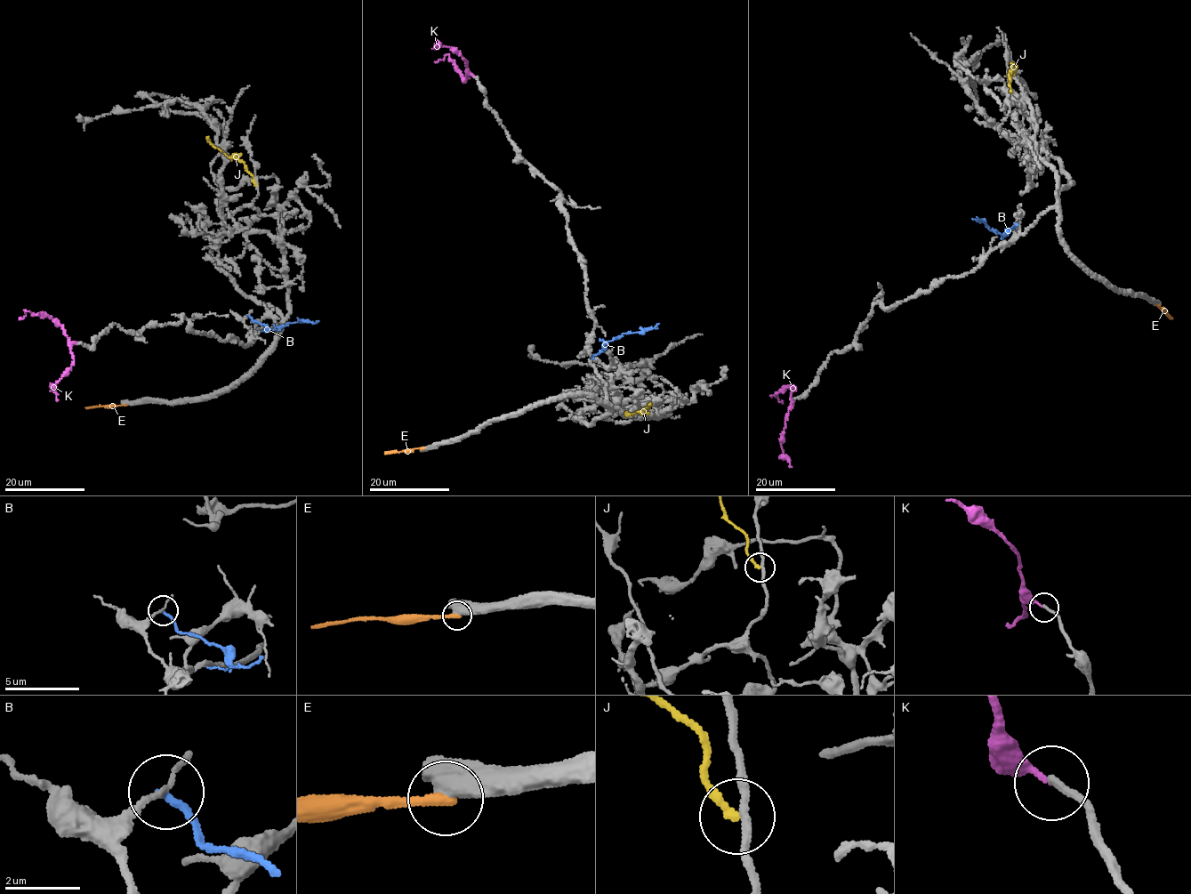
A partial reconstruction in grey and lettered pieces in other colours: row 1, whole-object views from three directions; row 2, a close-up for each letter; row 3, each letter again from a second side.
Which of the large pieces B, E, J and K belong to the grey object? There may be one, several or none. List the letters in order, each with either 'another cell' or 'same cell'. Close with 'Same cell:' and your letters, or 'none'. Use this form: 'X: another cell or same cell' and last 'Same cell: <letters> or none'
B: another cell
E: another cell
J: another cell
K: same cell
Same cell: K

